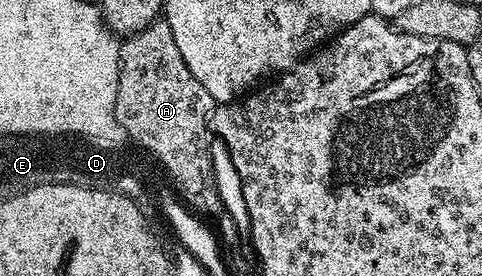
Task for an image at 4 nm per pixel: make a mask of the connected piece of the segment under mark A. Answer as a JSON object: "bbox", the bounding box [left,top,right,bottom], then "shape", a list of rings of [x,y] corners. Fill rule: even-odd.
{"bbox":[118,18,239,243],"shape":[[[165,18],[154,20],[144,30],[121,41],[118,77],[122,79],[118,96],[118,118],[122,124],[169,165],[170,172],[174,173],[170,183],[177,195],[199,217],[209,221],[223,241],[239,243],[238,228],[217,193],[213,176],[208,117],[216,102],[208,90],[192,78],[192,70],[188,70],[188,62],[180,55],[176,38],[172,38],[172,26],[168,26]],[[194,138],[203,138],[202,144],[196,144]]]}

